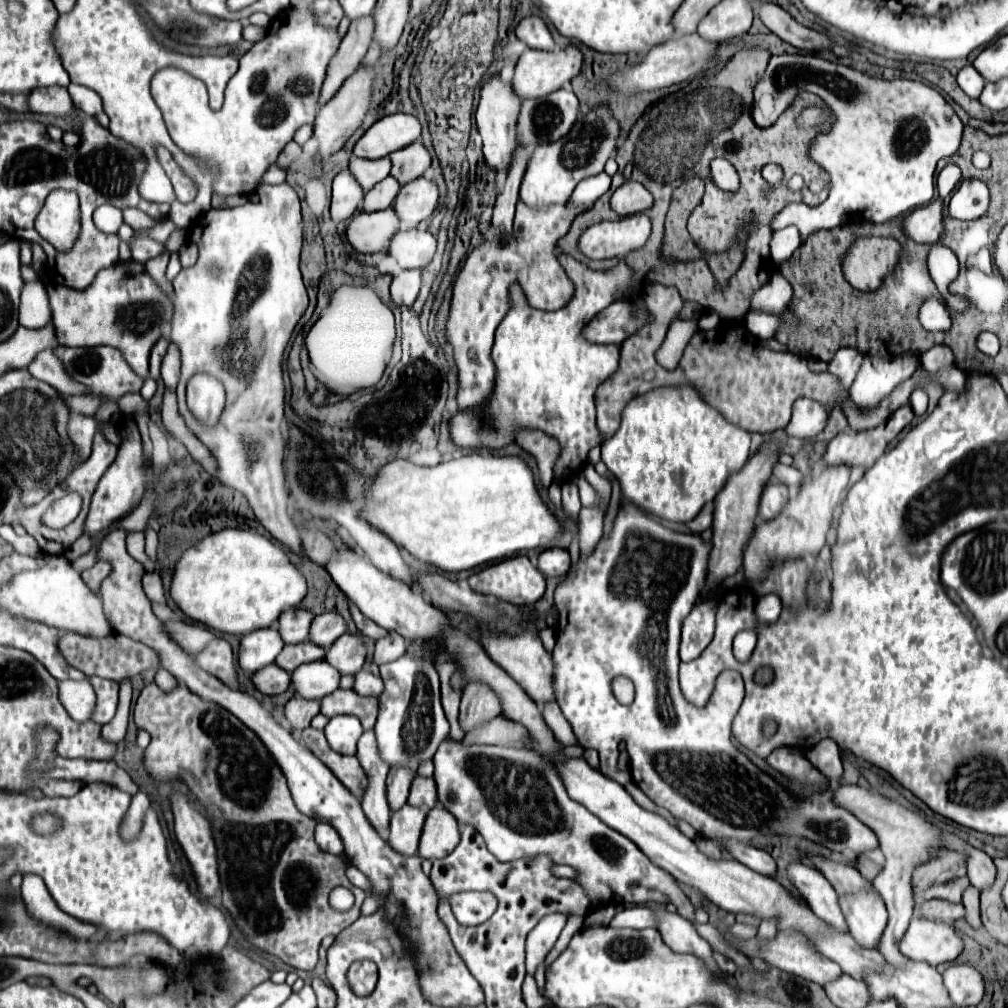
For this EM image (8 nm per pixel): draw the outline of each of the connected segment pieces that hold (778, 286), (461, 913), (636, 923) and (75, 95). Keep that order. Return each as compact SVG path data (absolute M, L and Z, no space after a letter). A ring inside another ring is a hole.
M772 274L770 280L752 296L752 310L762 312L782 312L792 300L793 288L780 274Z
M460 892L448 898L458 922L482 924L496 910L496 896L490 892Z
M630 906L610 920L612 928L658 928L654 910L648 906Z
M70 84L68 92L70 92L70 98L72 98L76 110L80 110L88 116L96 116L102 112L102 98L96 92L92 92L90 88L84 88L80 84Z

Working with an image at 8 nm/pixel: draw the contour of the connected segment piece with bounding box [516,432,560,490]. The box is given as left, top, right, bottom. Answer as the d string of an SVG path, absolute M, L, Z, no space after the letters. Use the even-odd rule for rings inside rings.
M520 432L516 436L516 444L534 456L538 464L538 476L543 489L548 489L552 484L554 462L560 454L560 446L554 438L548 438L542 432Z

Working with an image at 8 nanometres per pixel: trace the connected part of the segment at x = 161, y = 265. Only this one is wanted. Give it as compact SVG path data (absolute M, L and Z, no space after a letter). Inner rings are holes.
M164 250L164 252L158 254L156 258L150 258L150 260L146 262L146 270L148 270L148 274L162 286L162 290L164 290L168 296L172 296L172 284L170 284L170 280L166 278L168 256L170 256L170 252Z

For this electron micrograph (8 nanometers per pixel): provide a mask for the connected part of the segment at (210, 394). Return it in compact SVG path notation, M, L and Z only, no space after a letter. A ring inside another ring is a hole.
M196 374L188 382L188 408L204 424L216 422L224 408L224 388L208 374Z

